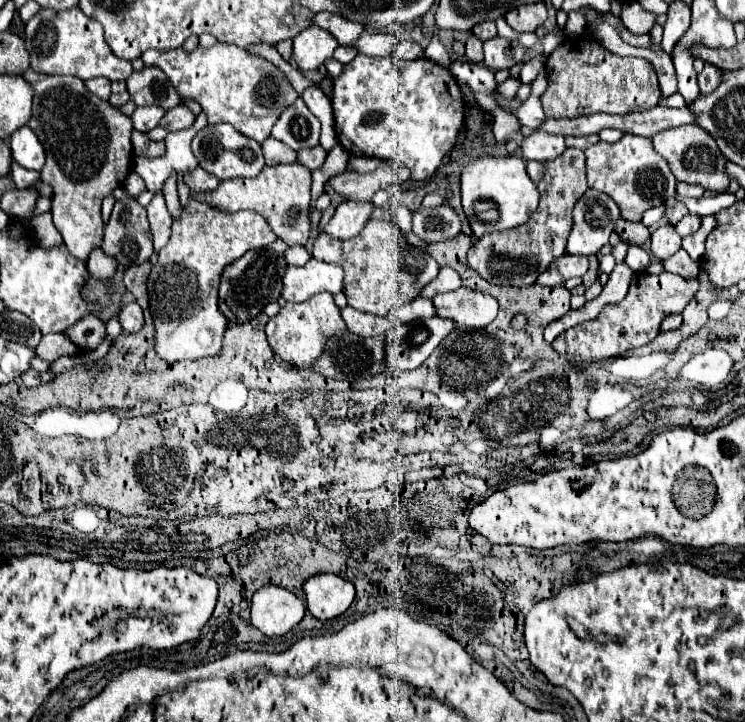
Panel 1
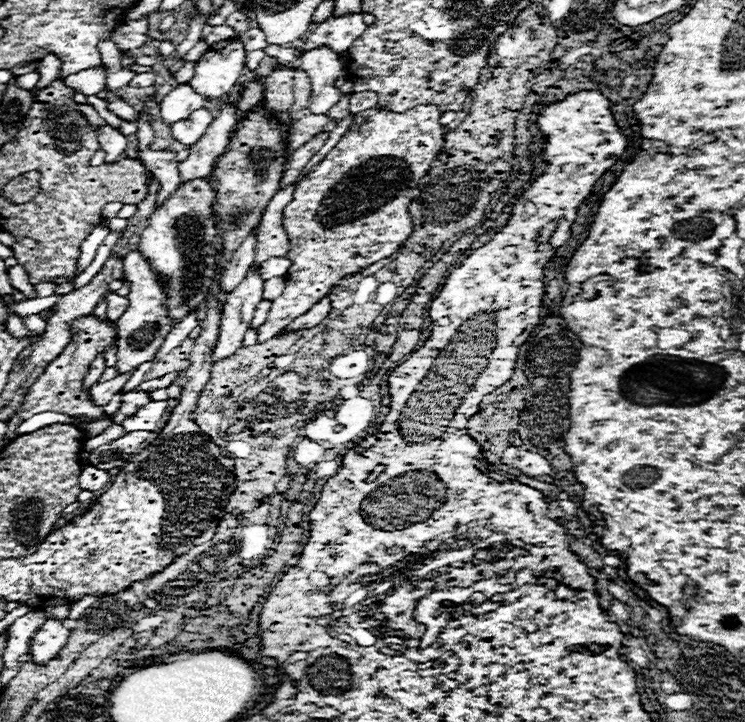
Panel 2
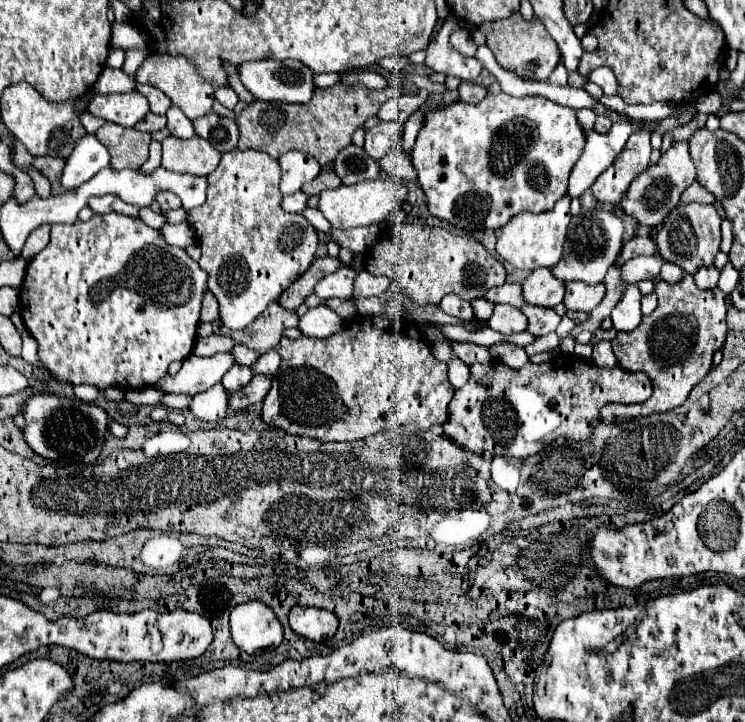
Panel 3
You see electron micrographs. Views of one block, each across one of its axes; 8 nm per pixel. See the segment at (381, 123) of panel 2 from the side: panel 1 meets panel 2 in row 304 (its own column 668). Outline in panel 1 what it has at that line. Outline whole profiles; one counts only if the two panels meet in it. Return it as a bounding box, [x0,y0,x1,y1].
[552,272,698,364]

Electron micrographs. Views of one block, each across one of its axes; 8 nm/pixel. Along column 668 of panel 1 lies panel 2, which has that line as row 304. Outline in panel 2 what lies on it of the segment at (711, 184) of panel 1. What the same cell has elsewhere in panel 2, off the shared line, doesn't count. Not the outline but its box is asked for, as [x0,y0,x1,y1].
[116,248,172,374]

